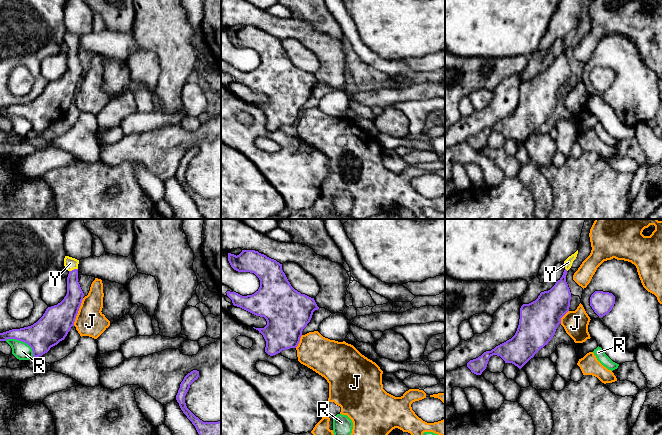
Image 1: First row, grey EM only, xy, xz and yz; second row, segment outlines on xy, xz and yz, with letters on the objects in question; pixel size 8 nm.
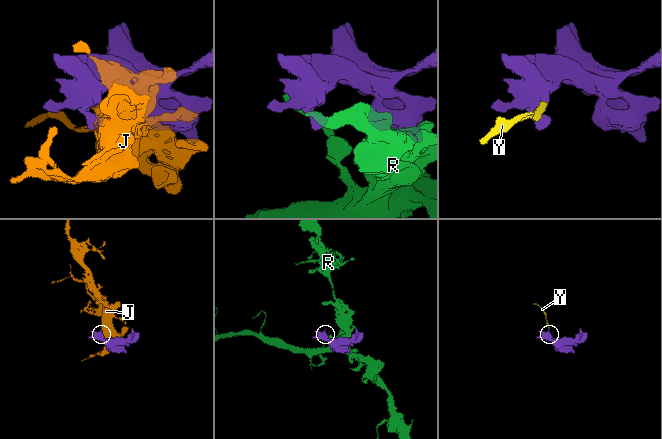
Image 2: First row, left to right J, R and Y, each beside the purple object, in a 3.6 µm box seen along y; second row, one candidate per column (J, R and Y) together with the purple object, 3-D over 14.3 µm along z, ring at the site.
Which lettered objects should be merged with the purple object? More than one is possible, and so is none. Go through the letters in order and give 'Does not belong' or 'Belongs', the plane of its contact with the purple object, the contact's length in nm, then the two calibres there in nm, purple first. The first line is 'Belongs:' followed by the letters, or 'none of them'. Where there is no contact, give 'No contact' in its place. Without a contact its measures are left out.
Belongs: Y
J: Does not belong. Touches purple in xy. Shared border 240 nm. Thickness 240 nm (purple) against 240 nm
R: Does not belong. Touches purple in xy. Shared border 260 nm. Thickness 240 nm (purple) against 140 nm
Y: Belongs. Touches purple in xy. Shared border 80 nm. Thickness 140 nm (purple) against 100 nm

